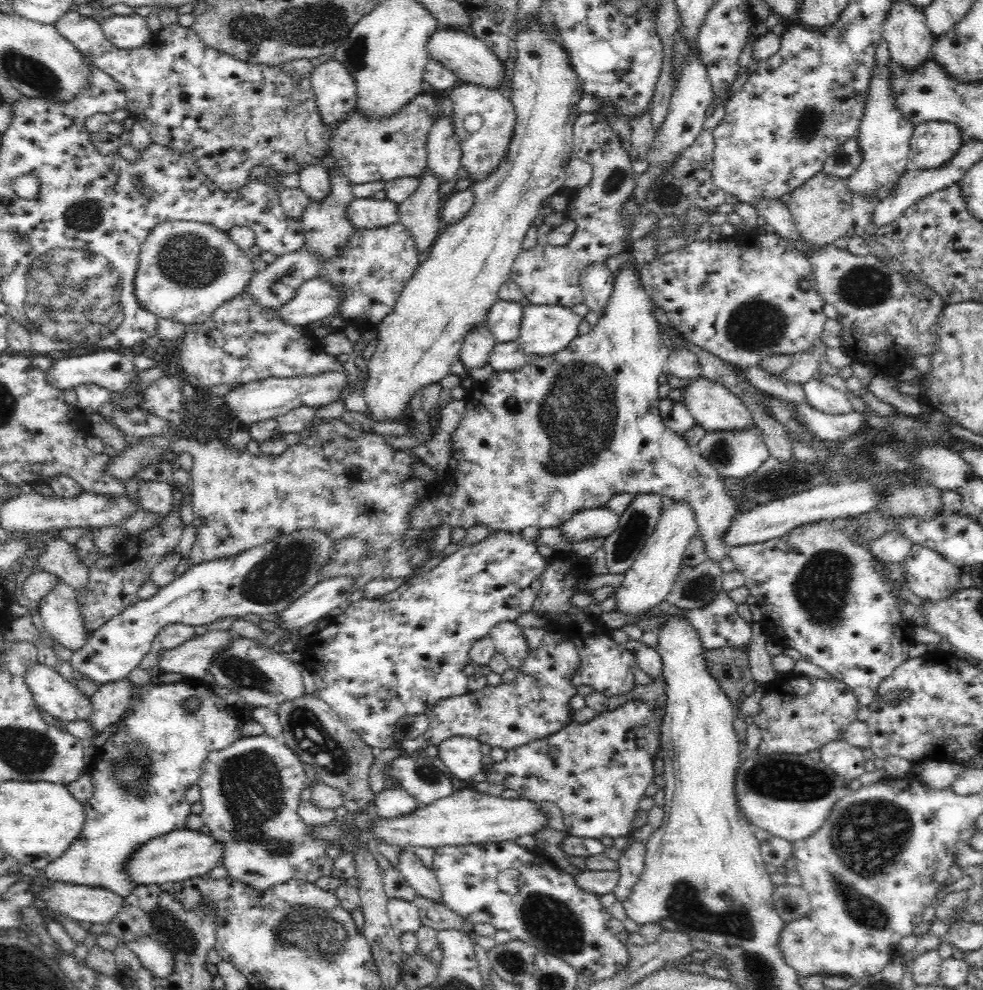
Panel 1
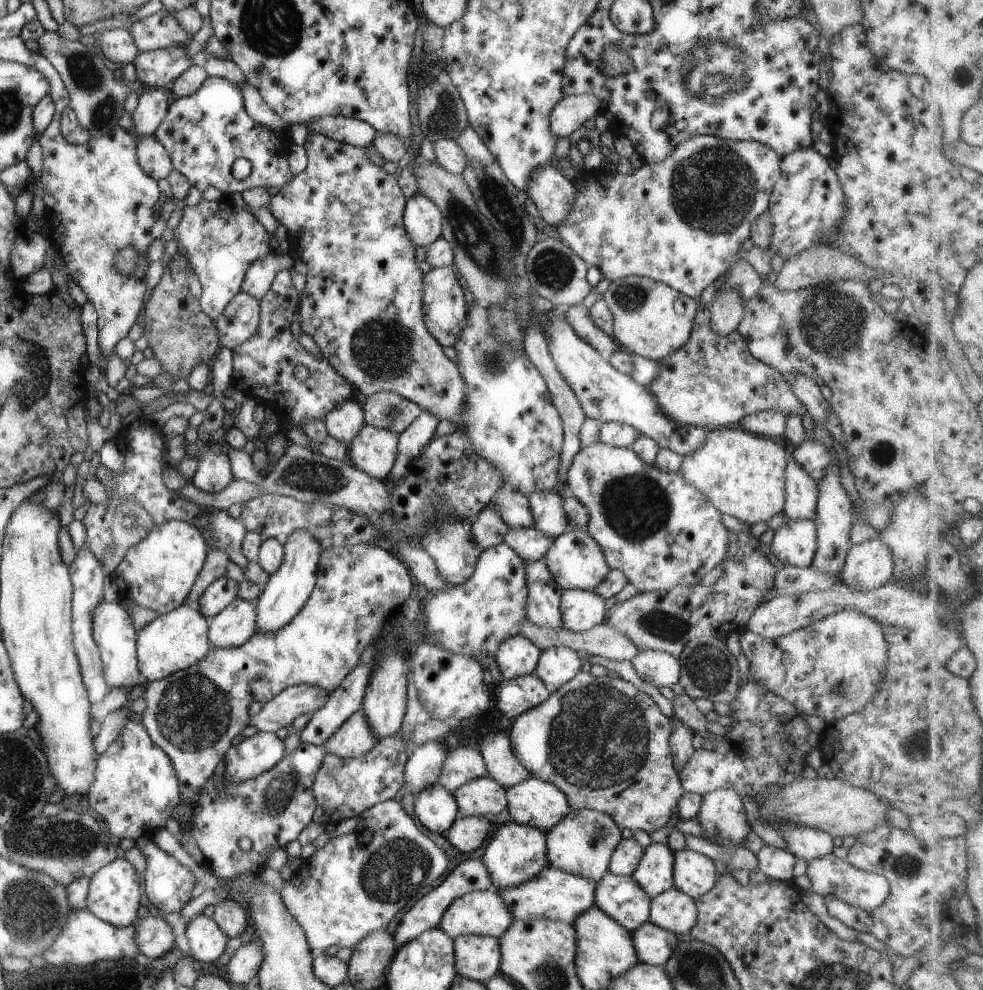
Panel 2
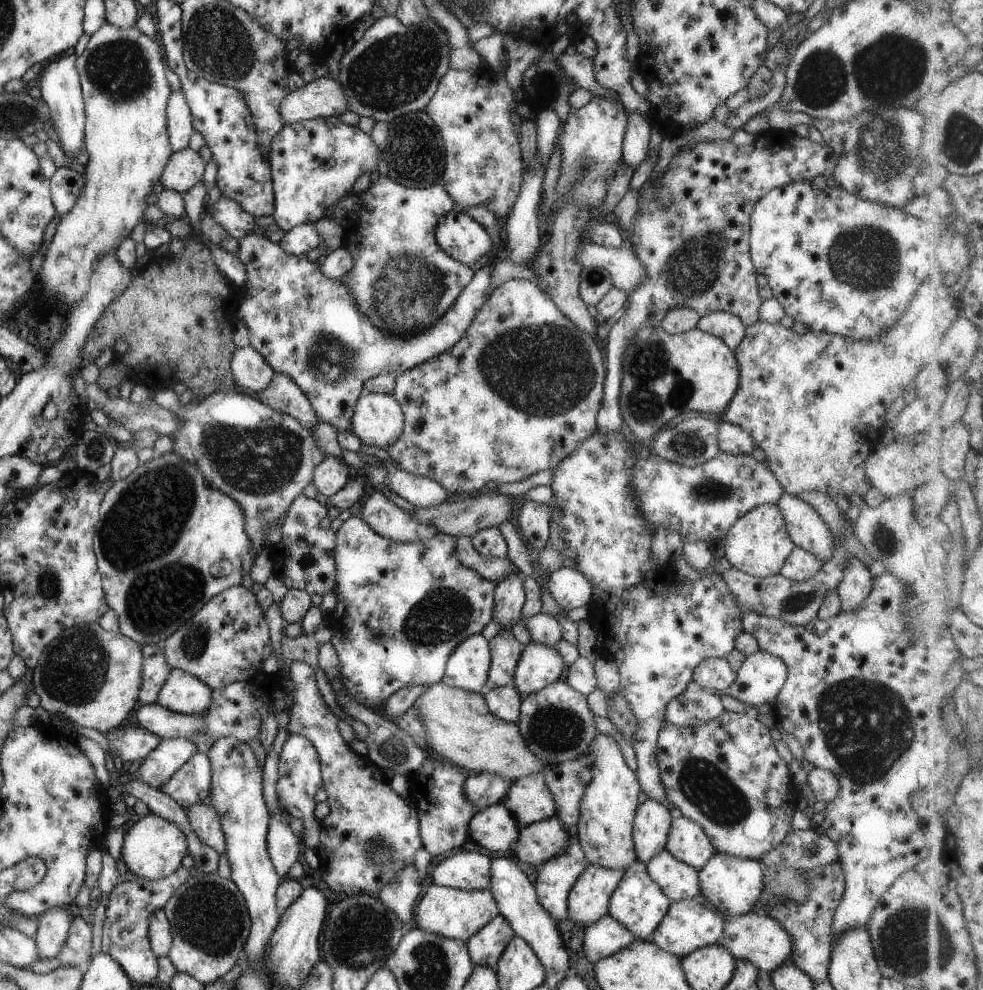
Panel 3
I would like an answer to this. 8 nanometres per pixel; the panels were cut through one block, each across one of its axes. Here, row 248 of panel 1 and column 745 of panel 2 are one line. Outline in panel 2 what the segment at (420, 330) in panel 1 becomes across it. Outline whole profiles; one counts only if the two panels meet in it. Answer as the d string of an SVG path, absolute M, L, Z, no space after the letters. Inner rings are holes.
M725 426L707 431L702 443L690 454L682 456L678 472L685 482L705 494L720 514L728 514L750 526L757 522L769 521L773 515L782 513L786 456L783 446L771 438L751 434L745 429Z

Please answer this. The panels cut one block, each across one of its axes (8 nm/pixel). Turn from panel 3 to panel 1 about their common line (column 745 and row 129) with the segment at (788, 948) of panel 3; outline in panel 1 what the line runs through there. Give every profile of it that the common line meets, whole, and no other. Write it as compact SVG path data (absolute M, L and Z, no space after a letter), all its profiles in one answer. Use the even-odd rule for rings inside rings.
M931 121L918 124L912 131L910 137L910 154L914 154L914 162L918 168L934 168L944 165L956 154L958 147L963 143L962 131L950 122Z

